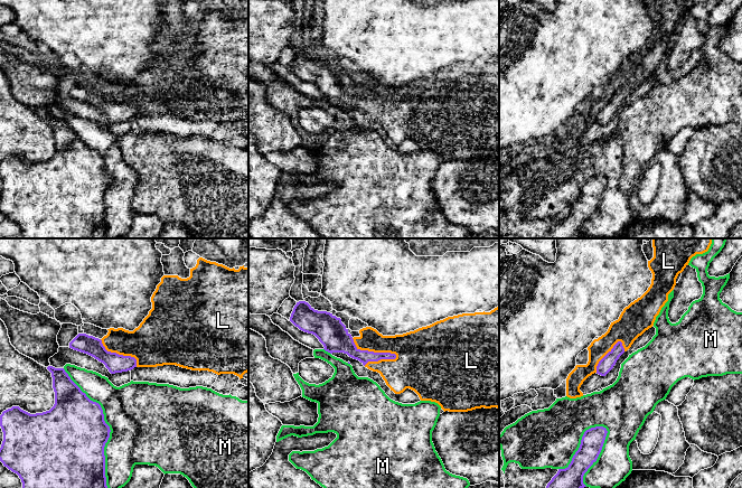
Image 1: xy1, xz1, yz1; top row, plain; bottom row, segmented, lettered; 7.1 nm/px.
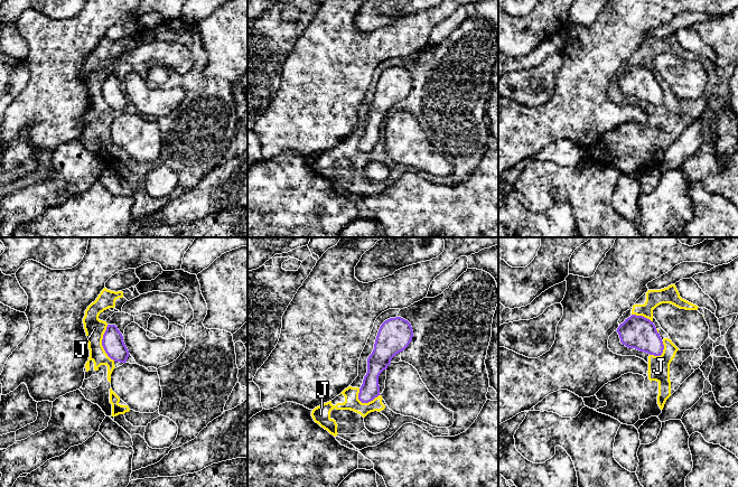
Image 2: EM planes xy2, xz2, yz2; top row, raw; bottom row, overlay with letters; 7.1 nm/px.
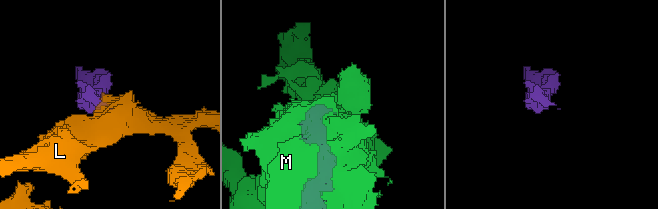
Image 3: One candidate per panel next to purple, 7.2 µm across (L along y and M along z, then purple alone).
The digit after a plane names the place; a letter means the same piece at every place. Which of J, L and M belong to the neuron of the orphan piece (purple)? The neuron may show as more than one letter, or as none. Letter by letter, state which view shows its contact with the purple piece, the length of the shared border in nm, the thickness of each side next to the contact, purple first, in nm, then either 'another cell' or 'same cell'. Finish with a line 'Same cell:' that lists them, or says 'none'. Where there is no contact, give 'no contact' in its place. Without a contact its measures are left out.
J: xy2 | 280 nm | 150/140 nm | another cell
L: xz1 | 360 nm | 160/220 nm | same cell
M: xy1 | 900 nm | 460/500 nm | another cell
Same cell: L

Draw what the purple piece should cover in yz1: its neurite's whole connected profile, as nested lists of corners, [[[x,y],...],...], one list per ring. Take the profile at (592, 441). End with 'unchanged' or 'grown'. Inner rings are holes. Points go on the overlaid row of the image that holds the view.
[[[595,426],[586,430],[582,437],[579,450],[565,469],[558,469],[557,473],[547,484],[546,488],[584,488],[583,476],[597,461],[605,437],[607,429]]]; unchanged

